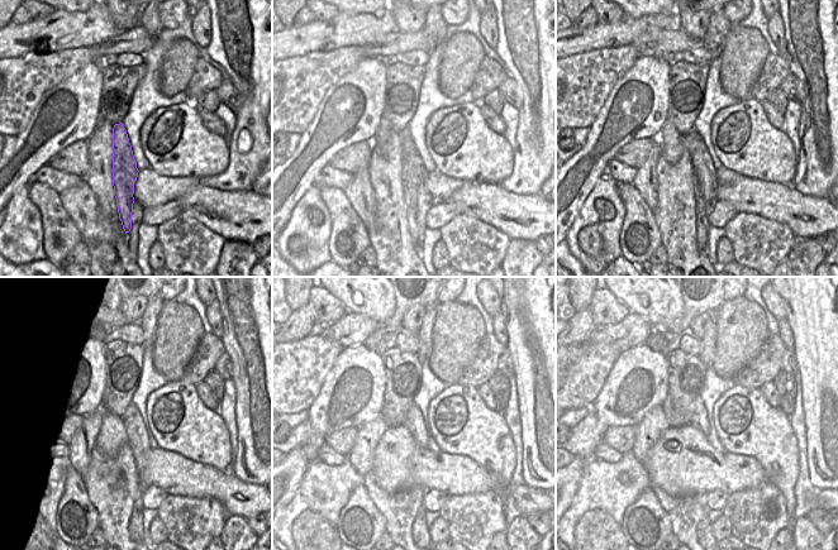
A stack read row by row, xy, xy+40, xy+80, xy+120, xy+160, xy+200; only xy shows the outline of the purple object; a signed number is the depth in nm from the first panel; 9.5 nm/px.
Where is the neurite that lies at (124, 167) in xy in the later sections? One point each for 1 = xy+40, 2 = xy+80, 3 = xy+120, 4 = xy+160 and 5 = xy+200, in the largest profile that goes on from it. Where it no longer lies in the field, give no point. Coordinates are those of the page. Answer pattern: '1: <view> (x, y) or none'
1: xy+40 (410, 180)
2: xy+80 (703, 224)
3: xy+120 (136, 525)
4: xy+160 (419, 531)
5: xy+200 (704, 534)

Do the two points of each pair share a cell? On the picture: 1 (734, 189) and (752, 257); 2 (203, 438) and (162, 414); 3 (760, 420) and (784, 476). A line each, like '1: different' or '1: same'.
1: different
2: same
3: same

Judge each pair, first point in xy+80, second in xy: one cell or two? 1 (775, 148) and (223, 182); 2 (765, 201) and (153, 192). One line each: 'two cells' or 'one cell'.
1: two cells
2: two cells

